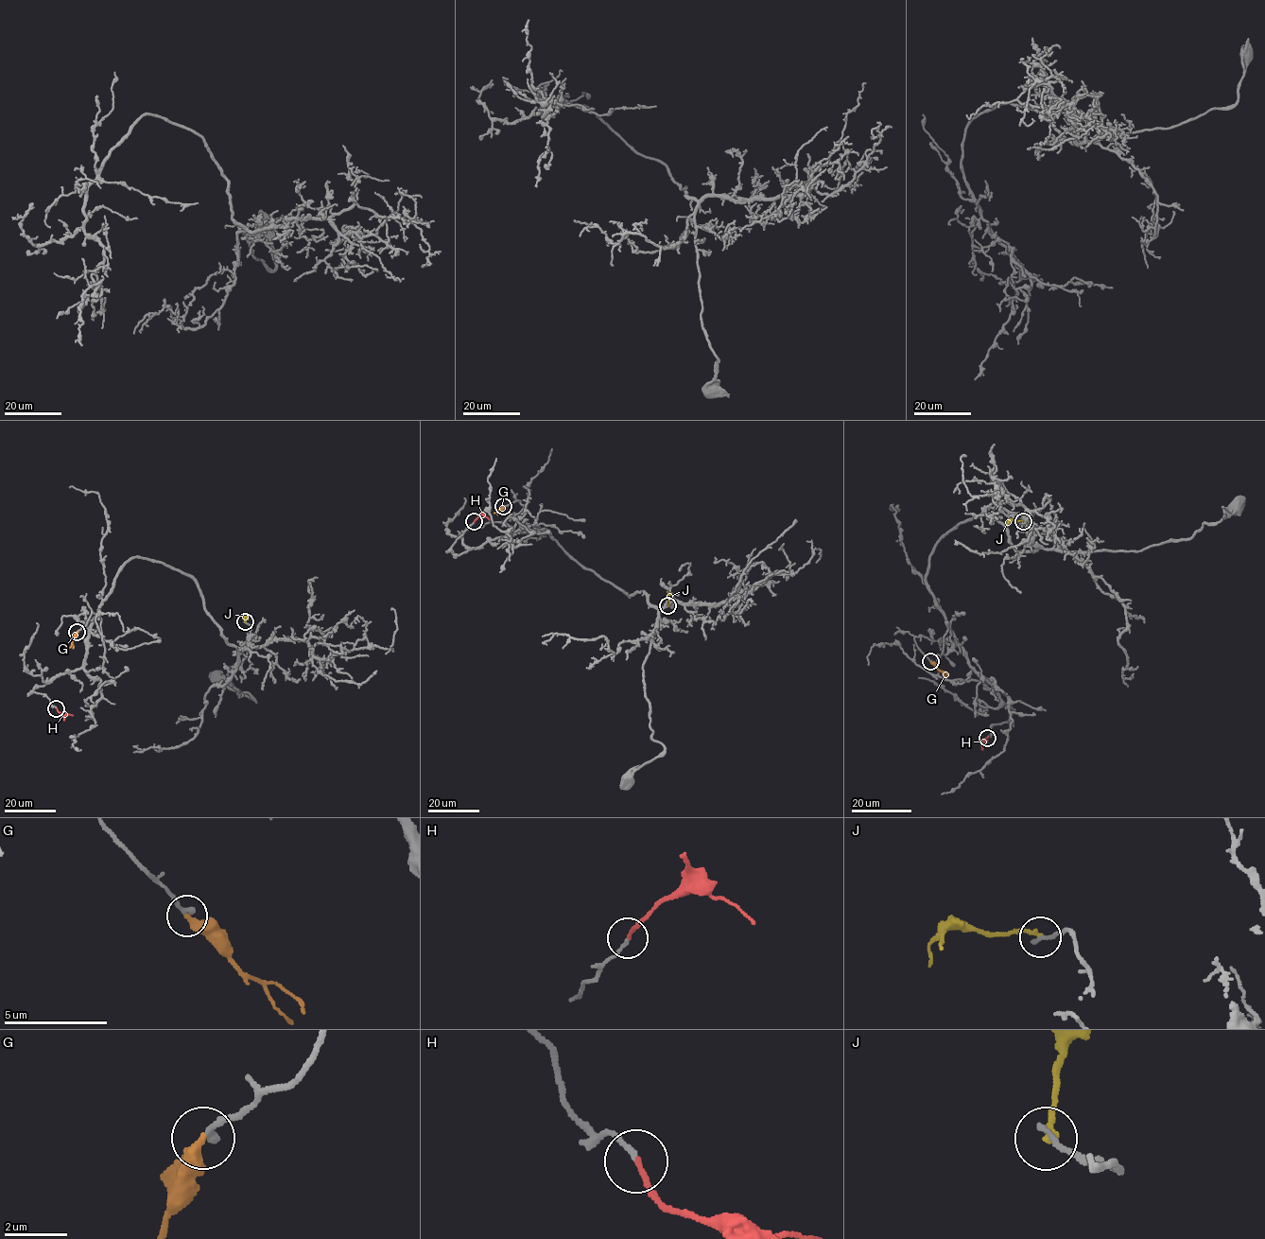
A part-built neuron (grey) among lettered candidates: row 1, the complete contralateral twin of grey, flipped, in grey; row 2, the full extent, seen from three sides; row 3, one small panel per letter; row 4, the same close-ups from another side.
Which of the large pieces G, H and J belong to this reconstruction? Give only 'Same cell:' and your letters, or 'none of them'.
Same cell: G, H

